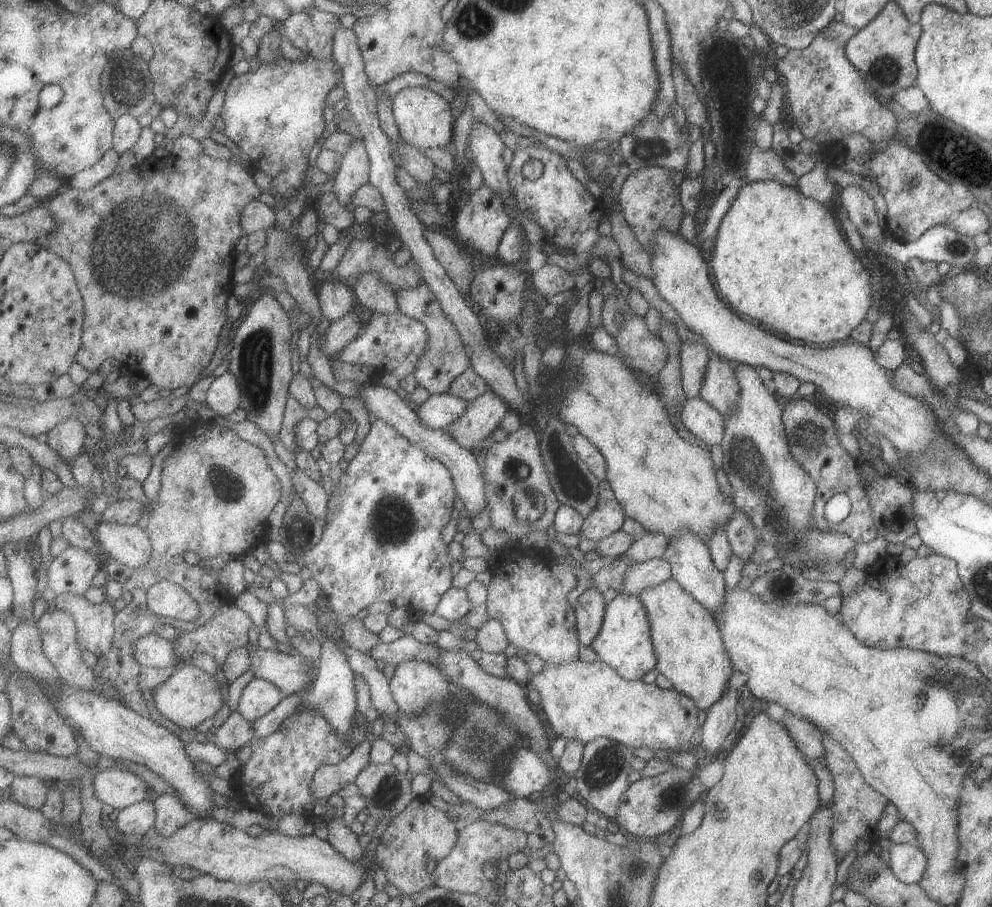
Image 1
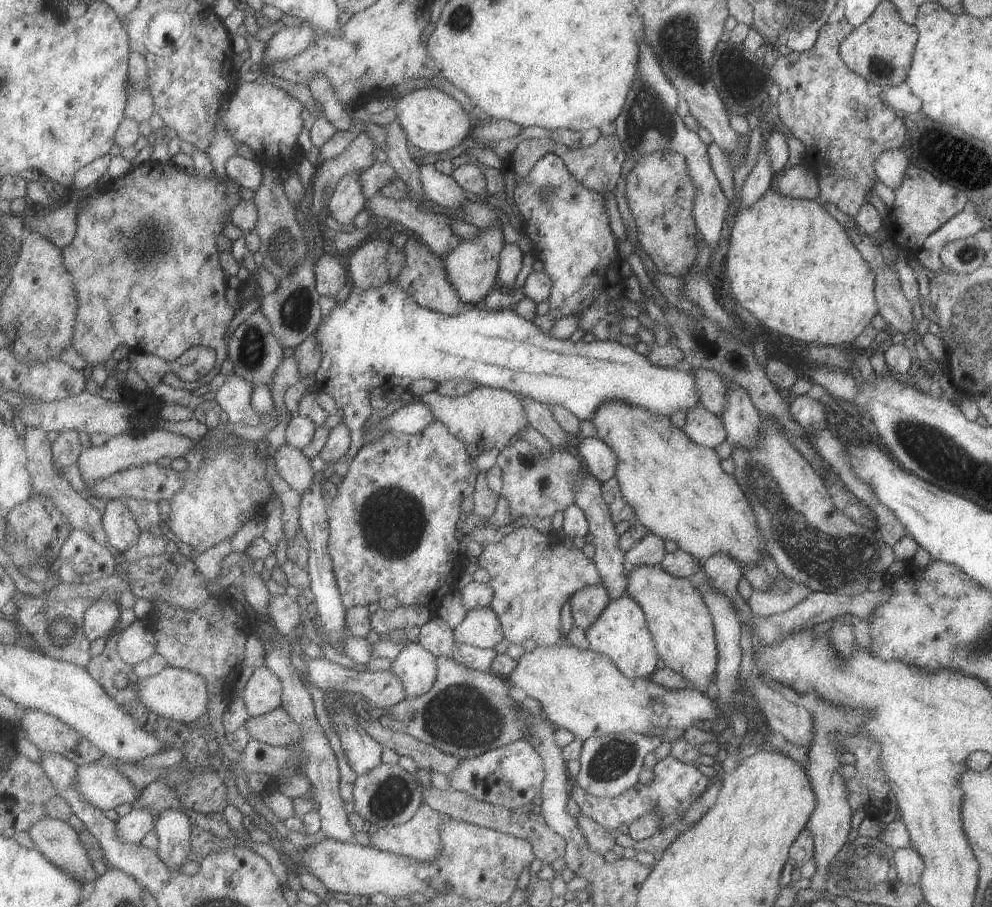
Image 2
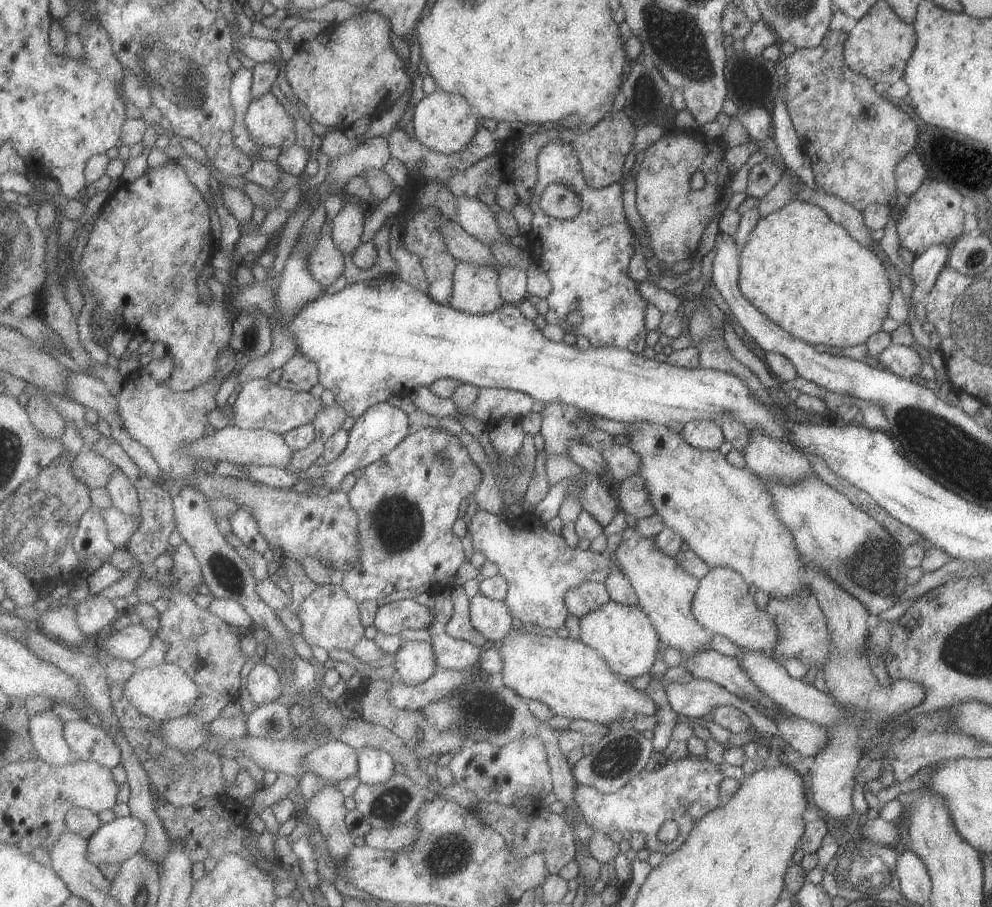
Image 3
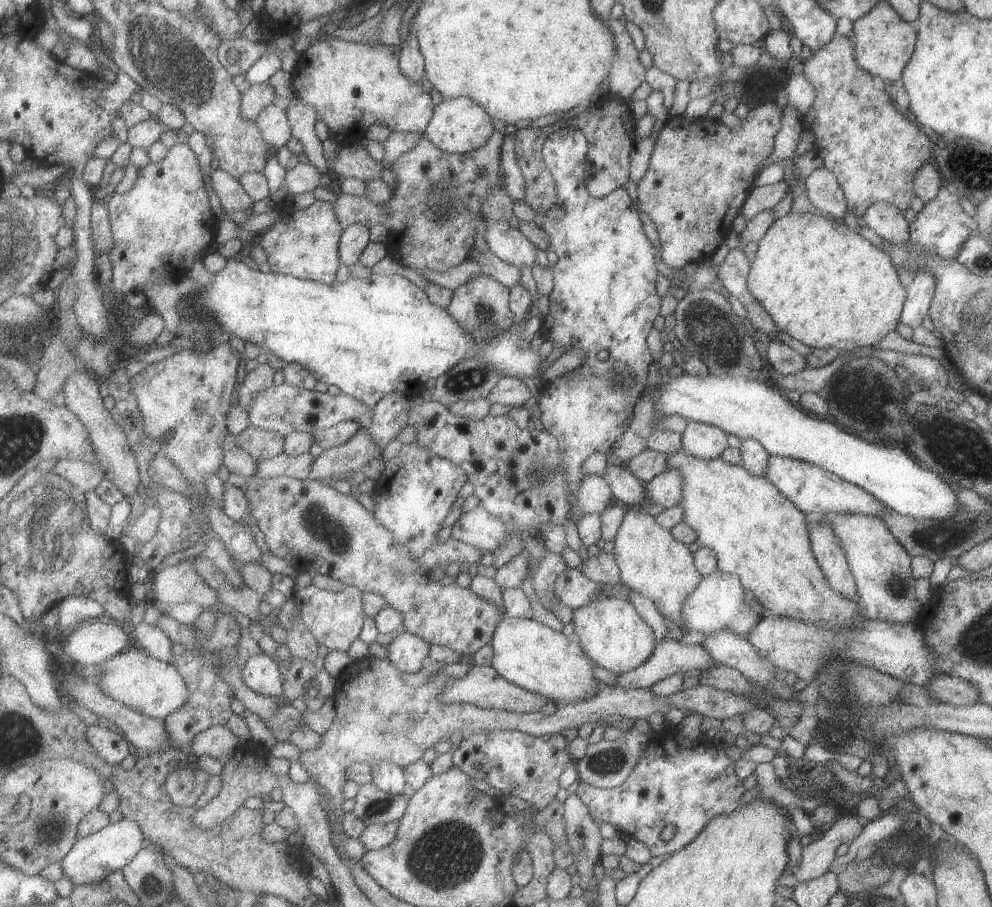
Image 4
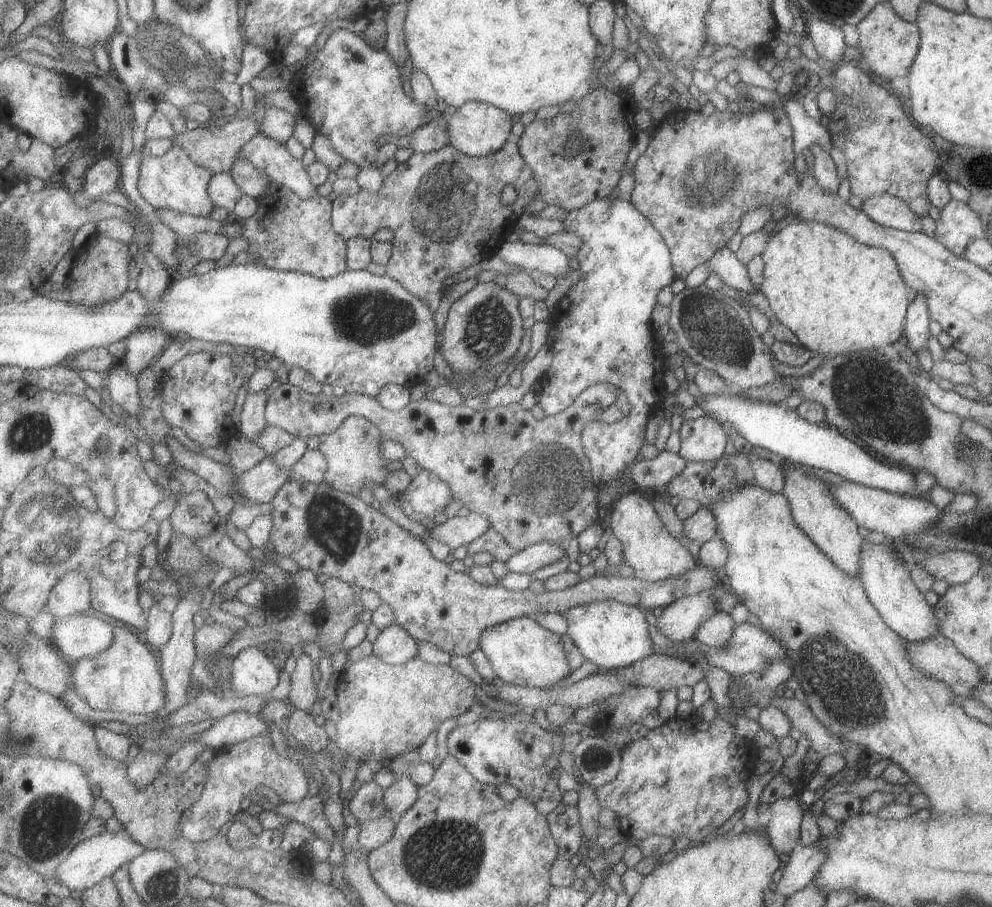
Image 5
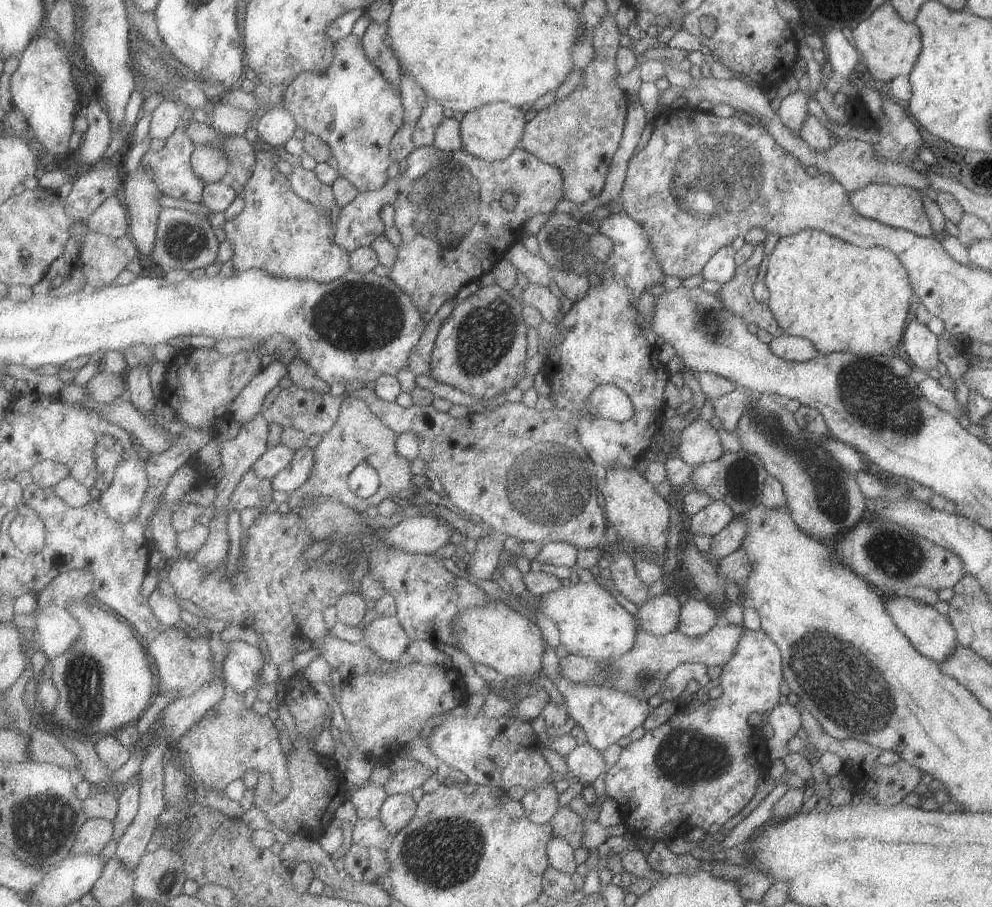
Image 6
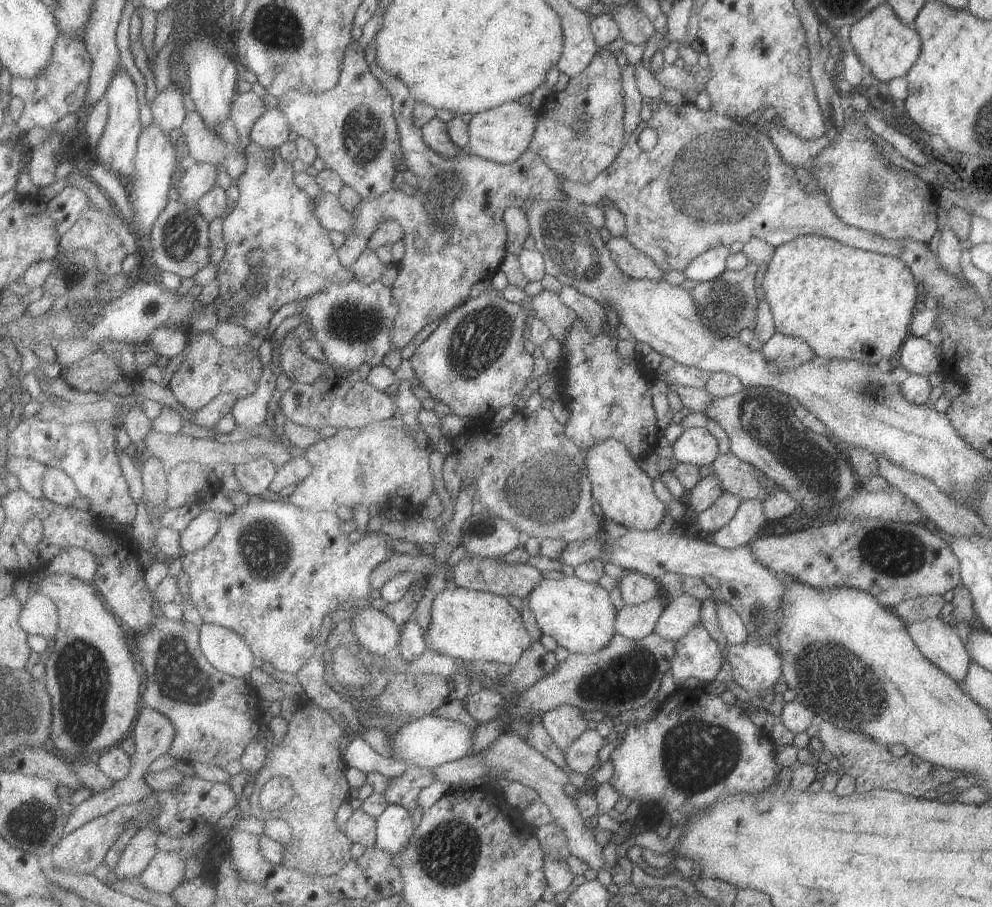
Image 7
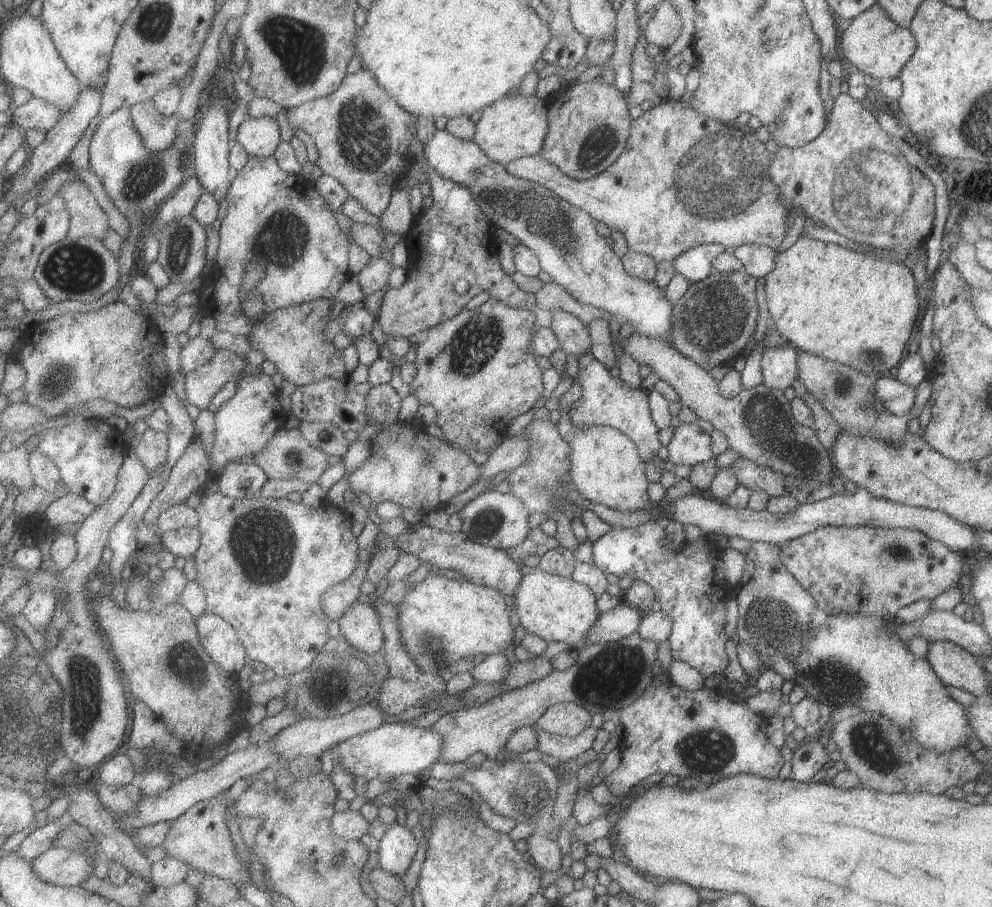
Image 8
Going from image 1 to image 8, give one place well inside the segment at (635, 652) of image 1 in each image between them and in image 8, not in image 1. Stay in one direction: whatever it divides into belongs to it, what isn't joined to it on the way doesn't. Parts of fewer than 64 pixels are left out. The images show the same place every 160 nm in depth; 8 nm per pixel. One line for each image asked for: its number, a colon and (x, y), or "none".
2: (620, 632)
3: (623, 635)
4: (609, 631)
5: (610, 634)
6: (591, 624)
7: (578, 615)
8: (554, 608)

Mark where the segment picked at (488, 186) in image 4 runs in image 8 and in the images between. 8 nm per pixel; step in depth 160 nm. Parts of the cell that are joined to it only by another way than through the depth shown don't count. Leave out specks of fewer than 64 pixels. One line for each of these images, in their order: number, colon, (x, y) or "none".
5: (446, 208)
6: (449, 208)
7: (455, 237)
8: (452, 239)

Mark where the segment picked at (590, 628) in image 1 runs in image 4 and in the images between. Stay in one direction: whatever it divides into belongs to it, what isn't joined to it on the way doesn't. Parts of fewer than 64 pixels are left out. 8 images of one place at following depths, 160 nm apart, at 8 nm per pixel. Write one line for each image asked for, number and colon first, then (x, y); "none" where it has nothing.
2: (586, 603)
3: (579, 600)
4: (572, 588)

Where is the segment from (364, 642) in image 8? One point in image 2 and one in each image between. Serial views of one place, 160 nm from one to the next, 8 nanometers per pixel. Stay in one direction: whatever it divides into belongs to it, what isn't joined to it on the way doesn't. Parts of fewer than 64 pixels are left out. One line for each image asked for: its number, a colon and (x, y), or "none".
2: (418, 669)
3: (415, 661)
4: (409, 653)
5: (395, 645)
6: (385, 635)
7: (379, 633)

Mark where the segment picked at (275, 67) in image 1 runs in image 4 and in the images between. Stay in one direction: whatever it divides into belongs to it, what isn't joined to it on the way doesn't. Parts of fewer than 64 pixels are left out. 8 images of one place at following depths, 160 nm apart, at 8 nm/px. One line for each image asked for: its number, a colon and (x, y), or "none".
2: (266, 118)
3: (267, 120)
4: (274, 122)

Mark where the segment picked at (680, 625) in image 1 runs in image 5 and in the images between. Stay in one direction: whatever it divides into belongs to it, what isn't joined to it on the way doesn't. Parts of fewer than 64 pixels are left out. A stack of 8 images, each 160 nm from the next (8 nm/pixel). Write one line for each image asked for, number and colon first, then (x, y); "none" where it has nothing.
2: (680, 624)
3: (664, 590)
4: (653, 564)
5: (647, 547)

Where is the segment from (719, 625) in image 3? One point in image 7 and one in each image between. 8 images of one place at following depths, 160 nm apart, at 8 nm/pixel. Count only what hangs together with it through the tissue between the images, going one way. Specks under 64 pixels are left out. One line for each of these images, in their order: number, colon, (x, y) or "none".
4: (716, 603)
5: (677, 621)
6: (658, 615)
7: (632, 621)

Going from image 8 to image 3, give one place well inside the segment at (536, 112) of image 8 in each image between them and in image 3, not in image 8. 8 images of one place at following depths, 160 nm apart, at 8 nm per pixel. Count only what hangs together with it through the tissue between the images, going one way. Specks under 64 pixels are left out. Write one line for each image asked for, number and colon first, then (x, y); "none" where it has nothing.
3: (446, 122)
4: (461, 125)
5: (478, 129)
6: (491, 132)
7: (503, 134)

